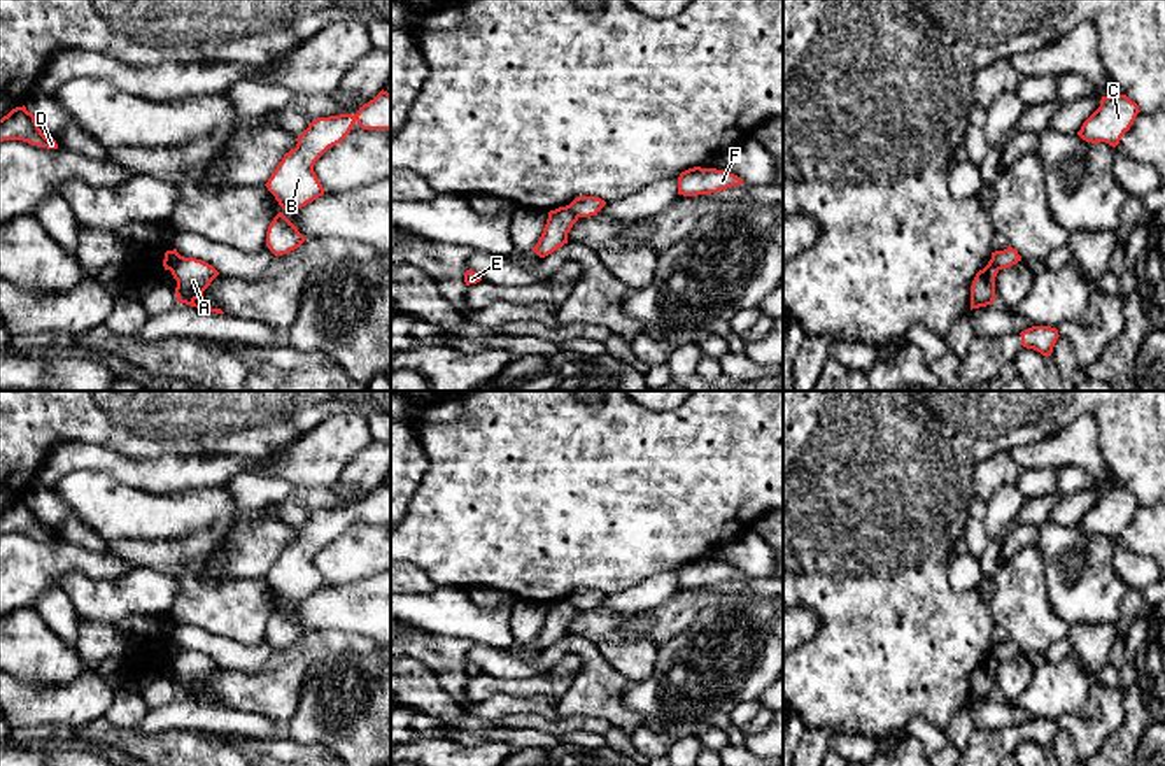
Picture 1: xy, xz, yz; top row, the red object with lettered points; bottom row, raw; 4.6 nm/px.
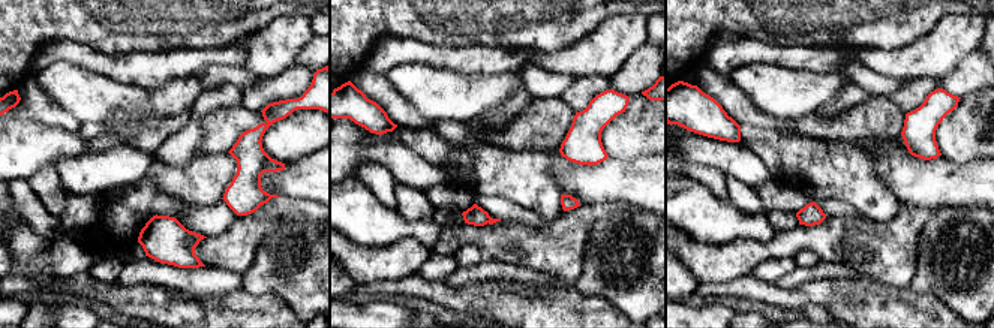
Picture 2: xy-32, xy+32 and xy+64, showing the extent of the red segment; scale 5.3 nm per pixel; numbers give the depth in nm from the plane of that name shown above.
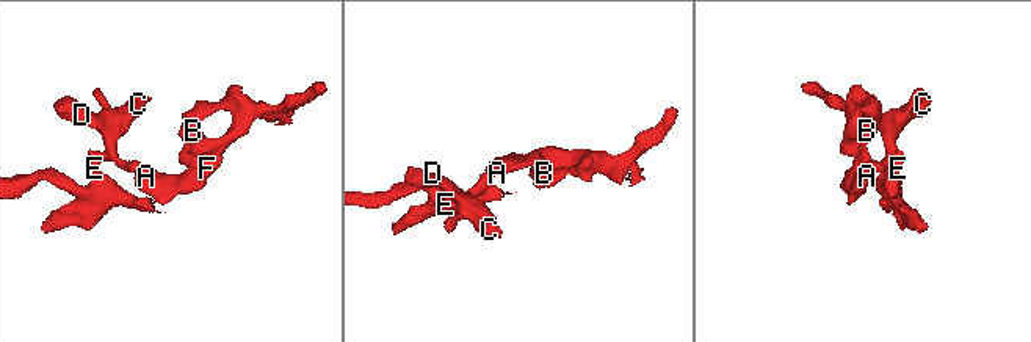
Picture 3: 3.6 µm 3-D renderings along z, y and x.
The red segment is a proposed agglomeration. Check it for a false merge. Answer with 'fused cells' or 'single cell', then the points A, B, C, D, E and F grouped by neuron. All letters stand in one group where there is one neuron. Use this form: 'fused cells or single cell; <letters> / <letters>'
fused cells; A B F / C D E

